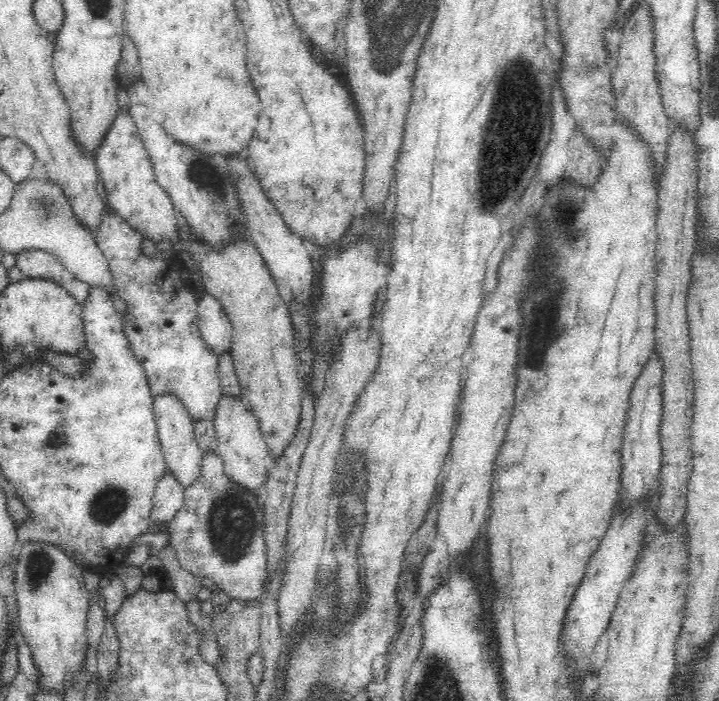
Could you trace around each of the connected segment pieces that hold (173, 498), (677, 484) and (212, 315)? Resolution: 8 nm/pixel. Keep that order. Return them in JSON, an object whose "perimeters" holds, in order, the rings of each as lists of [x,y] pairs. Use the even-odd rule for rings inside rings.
{"perimeters":[[[[166,472],[157,482],[150,514],[150,523],[145,532],[162,532],[183,505],[184,488]]],[[[671,132],[665,176],[657,193],[657,246],[655,250],[655,347],[662,355],[663,415],[660,425],[662,464],[658,478],[657,520],[676,523],[685,518],[687,486],[693,468],[691,424],[693,417],[693,368],[690,357],[691,336],[687,319],[687,294],[690,286],[690,256],[694,245],[694,196],[697,178],[694,170],[695,142],[686,133]]],[[[207,292],[197,302],[197,323],[206,348],[217,358],[231,352],[233,332],[222,305]]]]}

